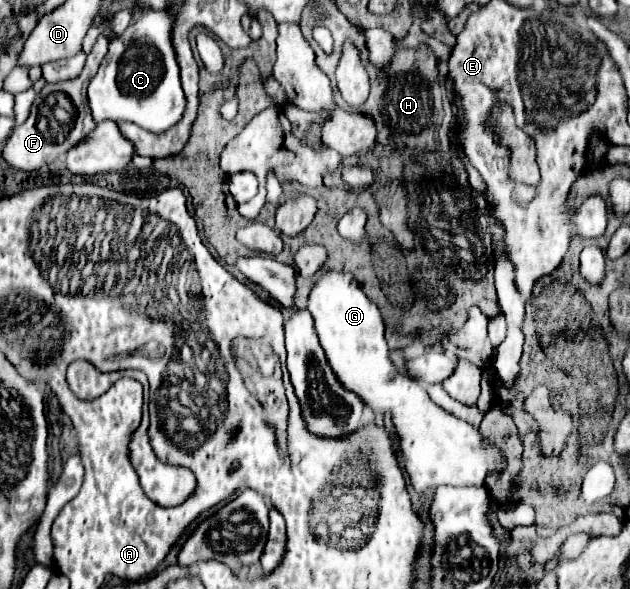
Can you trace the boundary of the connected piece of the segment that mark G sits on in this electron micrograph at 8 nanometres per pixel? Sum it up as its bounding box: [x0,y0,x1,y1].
[307,270,505,494]

